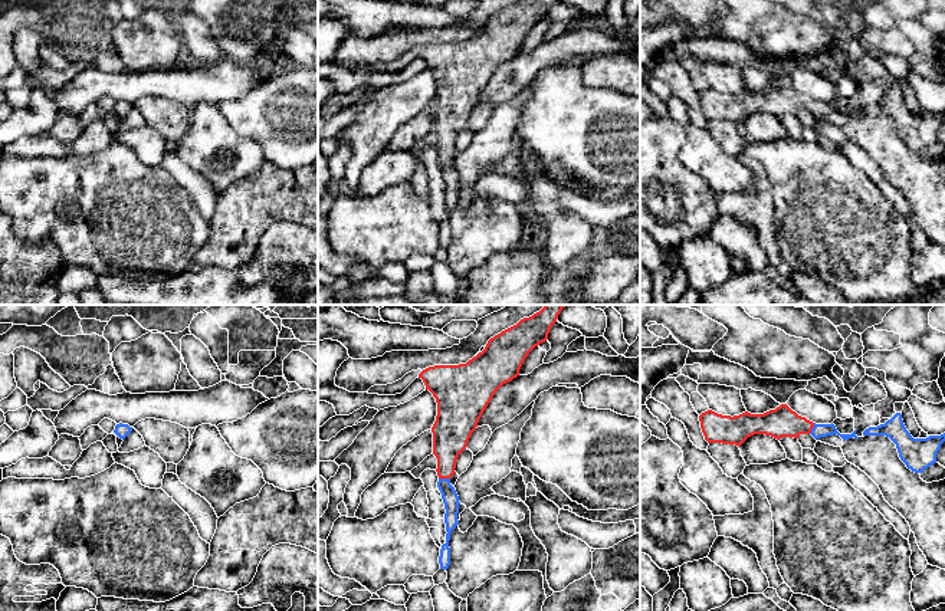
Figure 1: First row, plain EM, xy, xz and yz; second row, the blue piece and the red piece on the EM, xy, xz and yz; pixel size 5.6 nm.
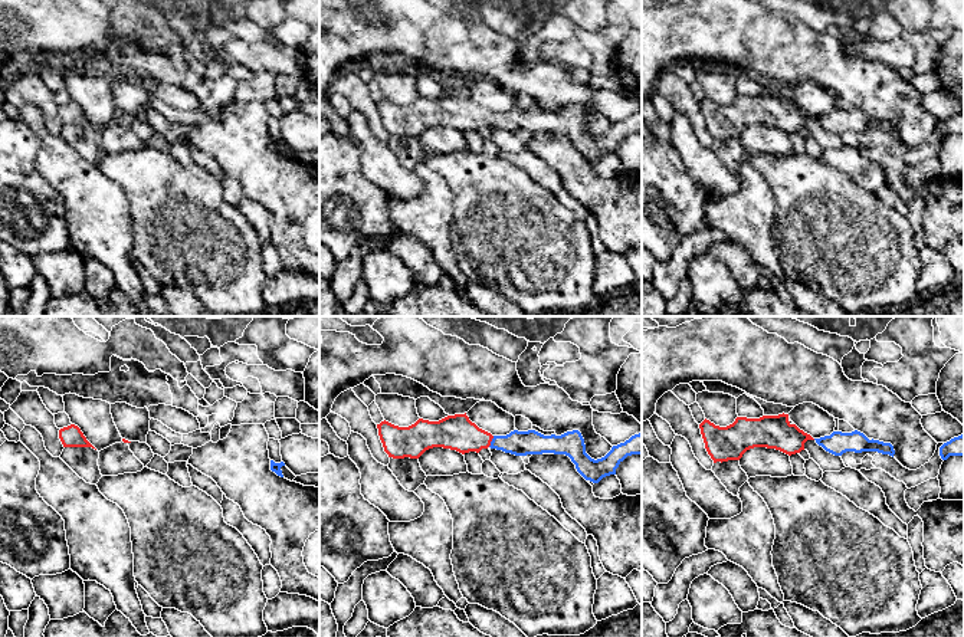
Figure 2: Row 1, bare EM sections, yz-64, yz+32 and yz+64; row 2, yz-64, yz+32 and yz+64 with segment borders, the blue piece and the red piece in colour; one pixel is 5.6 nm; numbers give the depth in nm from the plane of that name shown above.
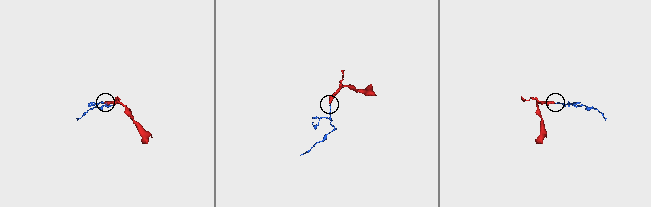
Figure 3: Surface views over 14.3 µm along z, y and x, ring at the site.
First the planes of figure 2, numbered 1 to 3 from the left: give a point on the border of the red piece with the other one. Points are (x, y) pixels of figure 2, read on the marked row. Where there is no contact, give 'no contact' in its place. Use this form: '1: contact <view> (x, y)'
1: no contact
2: contact yz+32 (491, 442)
3: no contact

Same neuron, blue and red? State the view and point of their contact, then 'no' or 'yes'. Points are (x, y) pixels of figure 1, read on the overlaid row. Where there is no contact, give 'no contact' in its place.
contact xz (445, 479); yes

